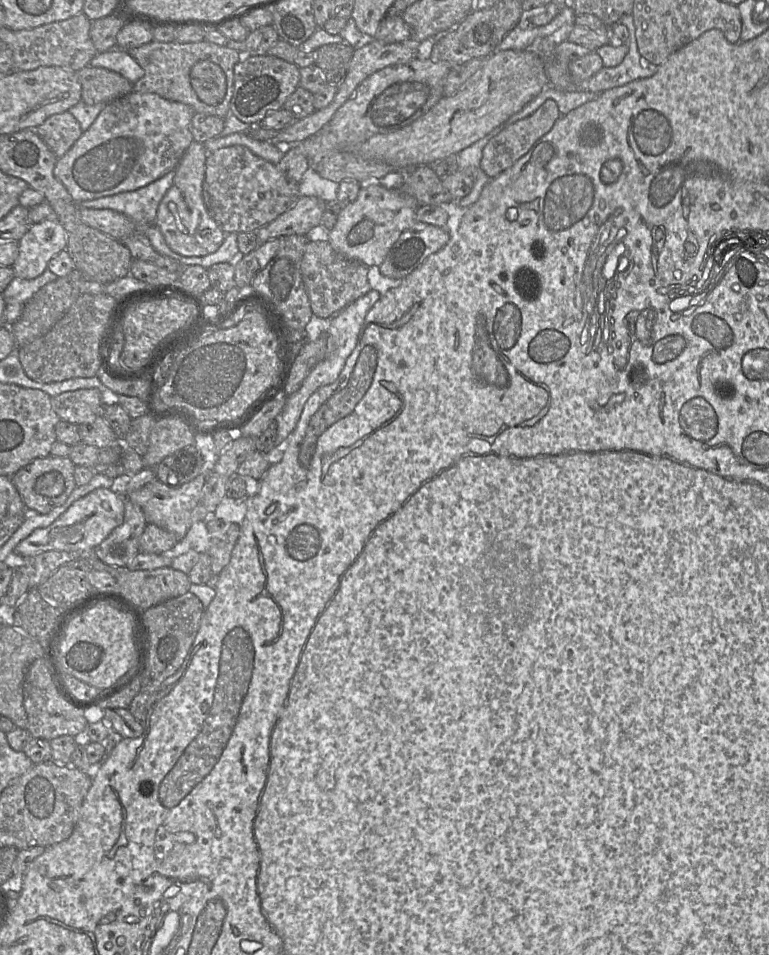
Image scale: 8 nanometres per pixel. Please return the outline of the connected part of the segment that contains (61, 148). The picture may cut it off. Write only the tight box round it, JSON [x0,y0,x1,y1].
[35,111,83,158]

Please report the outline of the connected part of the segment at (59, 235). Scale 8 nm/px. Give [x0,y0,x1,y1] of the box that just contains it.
[13,217,67,280]

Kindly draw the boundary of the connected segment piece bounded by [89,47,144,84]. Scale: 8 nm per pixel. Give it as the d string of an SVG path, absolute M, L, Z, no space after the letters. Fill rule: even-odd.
M117 47L106 52L97 53L91 59L89 65L118 72L133 84L144 75L143 68L130 56L128 51Z

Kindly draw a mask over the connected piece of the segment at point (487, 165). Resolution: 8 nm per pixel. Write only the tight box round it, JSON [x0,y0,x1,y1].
[481,100,561,179]

